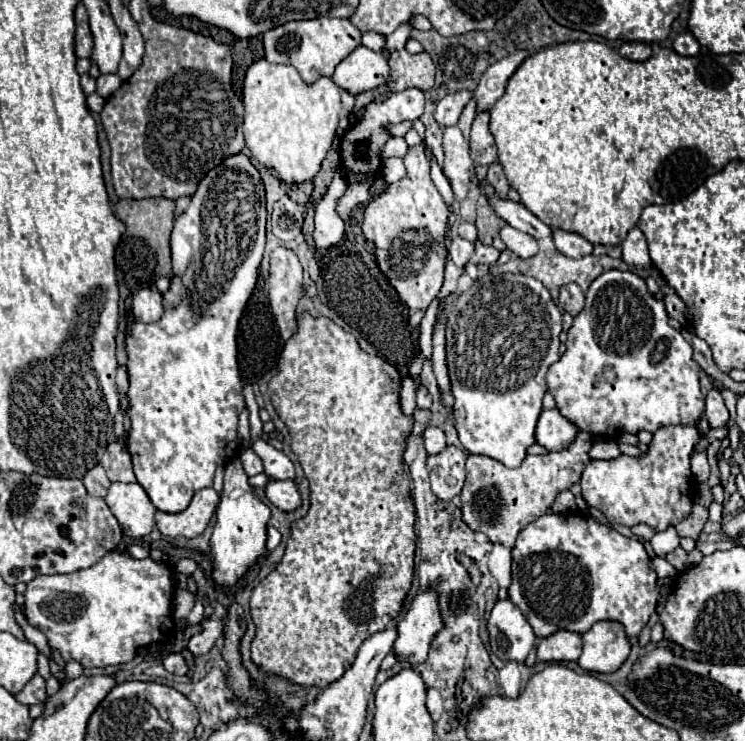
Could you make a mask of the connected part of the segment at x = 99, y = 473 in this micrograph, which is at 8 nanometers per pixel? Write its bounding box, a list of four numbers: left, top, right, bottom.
[83,465,111,497]

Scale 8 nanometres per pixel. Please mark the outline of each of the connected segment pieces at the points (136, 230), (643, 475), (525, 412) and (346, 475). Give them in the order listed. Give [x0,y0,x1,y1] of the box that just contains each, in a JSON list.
[[115,197,175,291],[581,427,699,531],[445,273,561,467],[251,313,415,687]]

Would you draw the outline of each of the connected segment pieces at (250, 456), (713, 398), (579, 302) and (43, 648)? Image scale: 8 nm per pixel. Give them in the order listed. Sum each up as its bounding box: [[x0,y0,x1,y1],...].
[[239,447,263,475],[705,389,729,429],[559,283,585,315],[13,605,51,659]]

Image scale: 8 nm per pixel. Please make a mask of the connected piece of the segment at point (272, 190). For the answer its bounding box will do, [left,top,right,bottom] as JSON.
[242,146,285,207]

